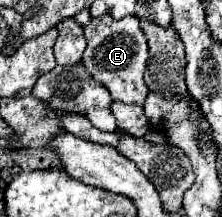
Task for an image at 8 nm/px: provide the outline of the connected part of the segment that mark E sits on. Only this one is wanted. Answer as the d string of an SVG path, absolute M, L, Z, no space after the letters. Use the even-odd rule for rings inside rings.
M97 17L85 27L87 49L83 53L83 65L87 73L101 85L107 87L113 101L127 105L143 105L149 89L143 81L145 65L149 59L149 45L145 33L135 17L123 17L115 21L113 17Z

